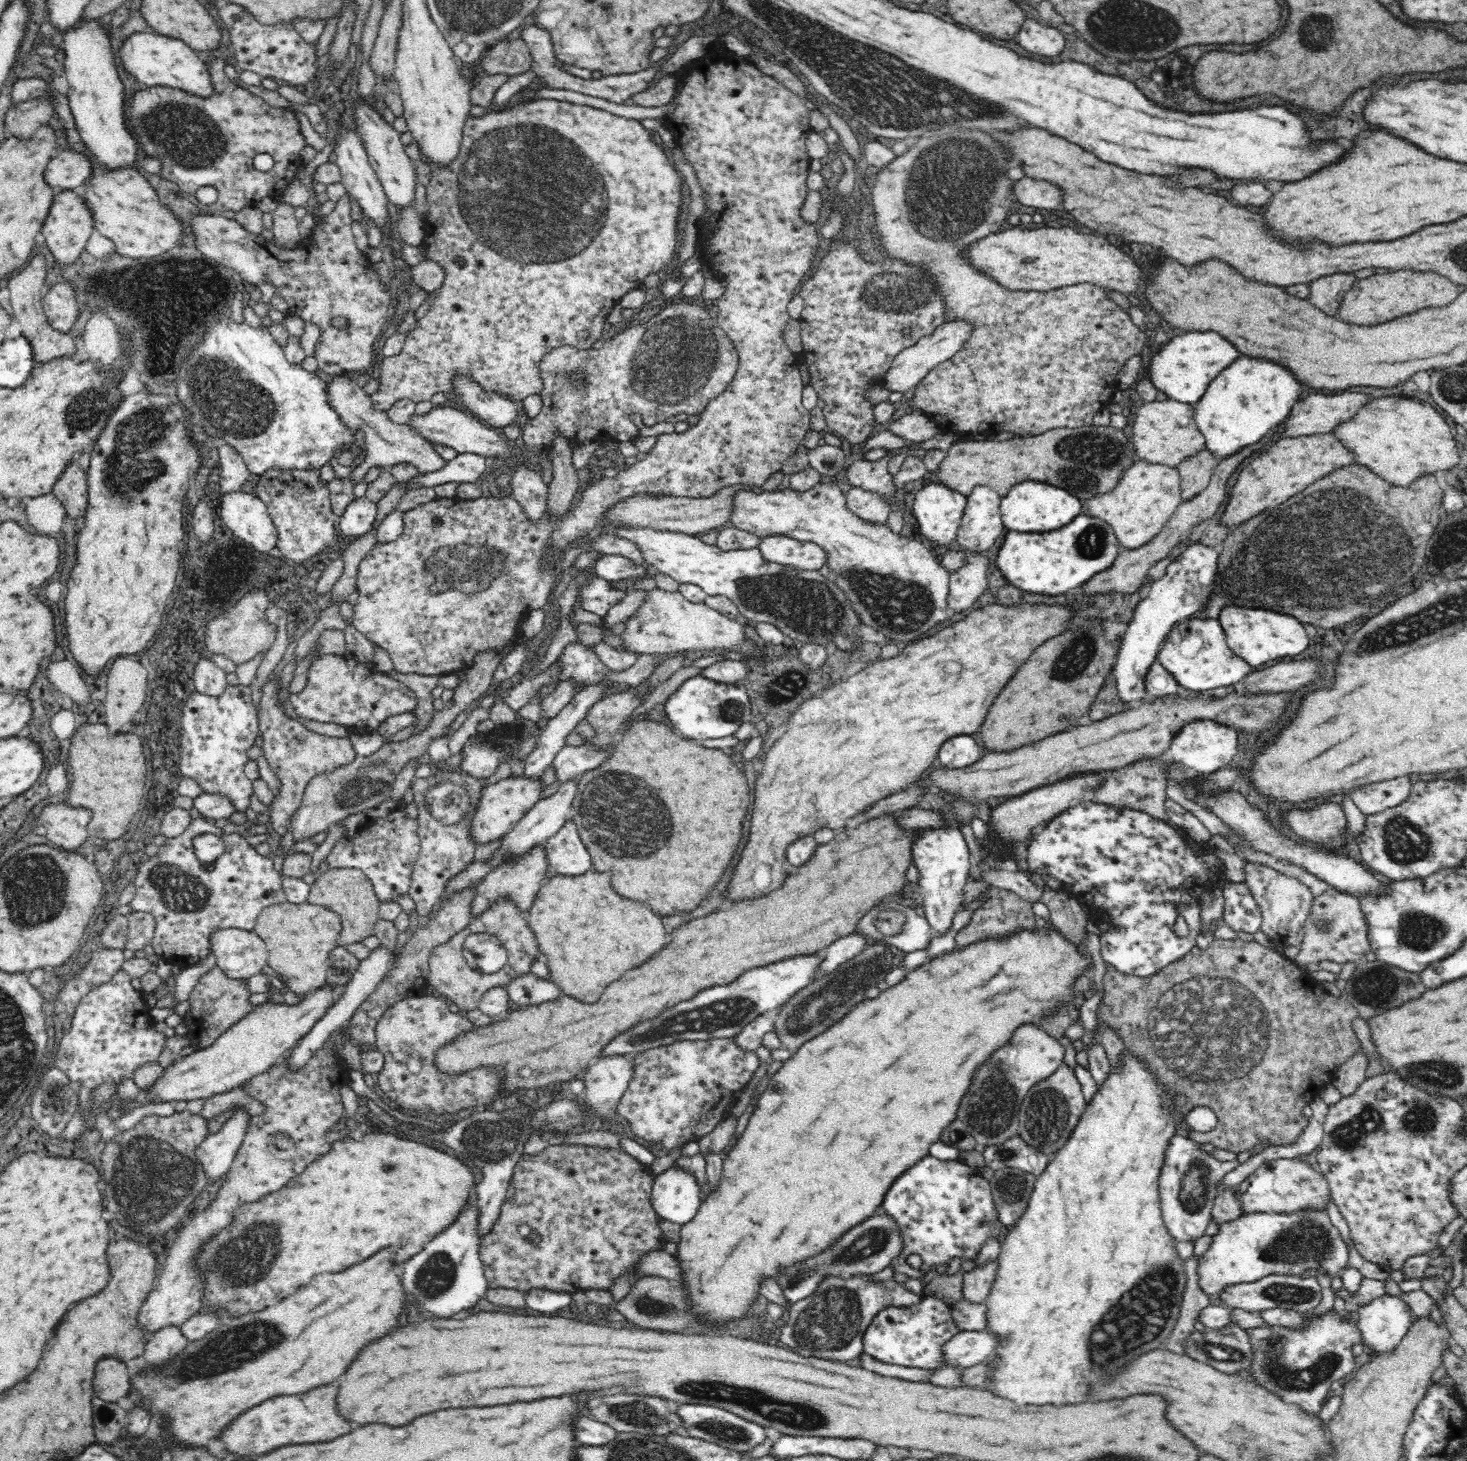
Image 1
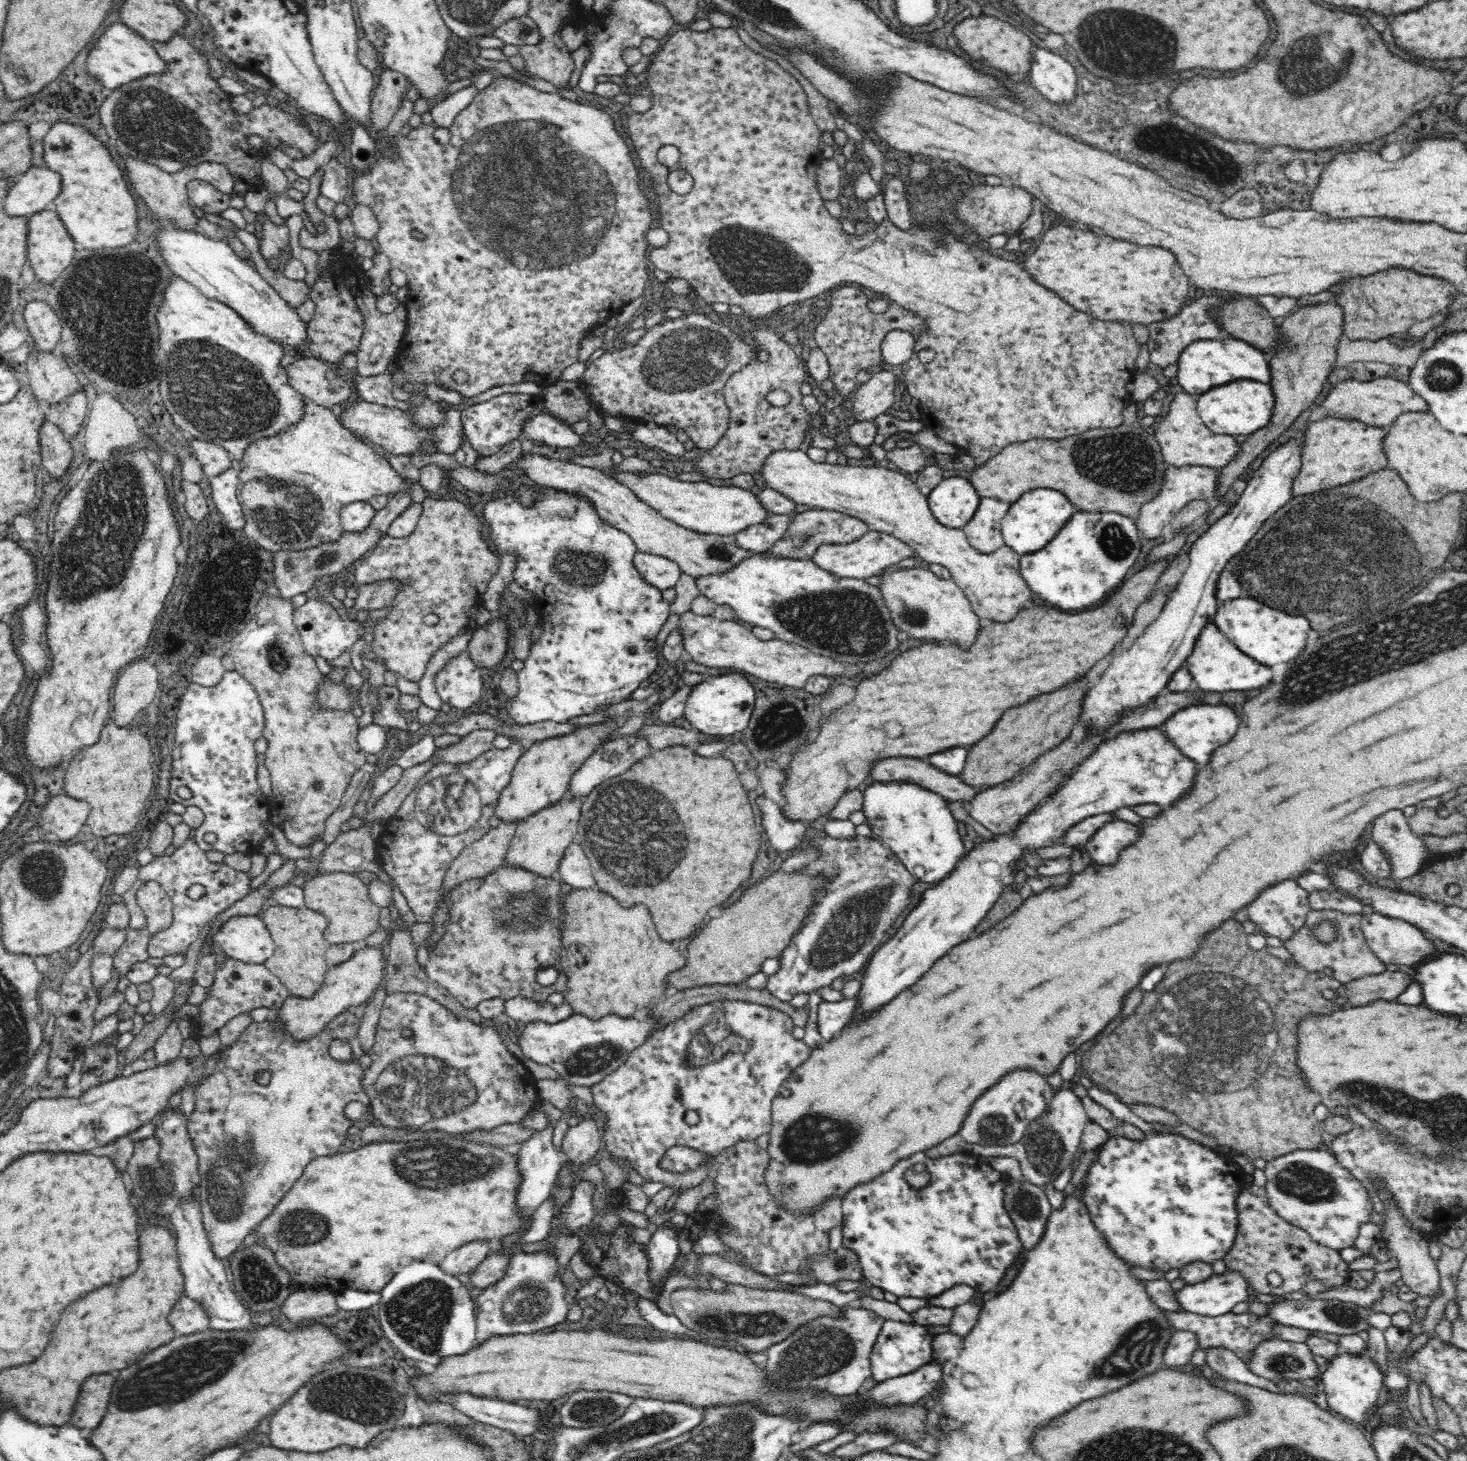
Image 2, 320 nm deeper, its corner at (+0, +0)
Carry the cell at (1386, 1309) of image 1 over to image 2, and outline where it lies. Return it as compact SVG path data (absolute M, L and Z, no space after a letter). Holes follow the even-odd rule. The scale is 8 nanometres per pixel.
M1364 1342L1364 1346L1360 1352L1348 1353L1342 1351L1340 1355L1332 1357L1329 1361L1328 1369L1322 1374L1319 1380L1324 1386L1324 1393L1327 1398L1329 1410L1338 1416L1346 1418L1349 1421L1354 1421L1357 1424L1364 1424L1366 1420L1369 1420L1370 1413L1368 1412L1370 1412L1370 1410L1383 1398L1385 1391L1383 1386L1384 1374L1382 1374L1382 1368L1380 1368L1378 1360L1374 1360L1374 1358L1370 1356L1368 1348L1370 1348L1370 1344L1366 1347Z

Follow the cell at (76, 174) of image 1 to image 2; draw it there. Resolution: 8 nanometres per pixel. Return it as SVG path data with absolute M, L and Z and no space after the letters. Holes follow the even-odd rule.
M31 167L9 190L6 213L12 215L32 214L44 208L52 208L54 198L58 198L62 188L62 176L52 168Z

